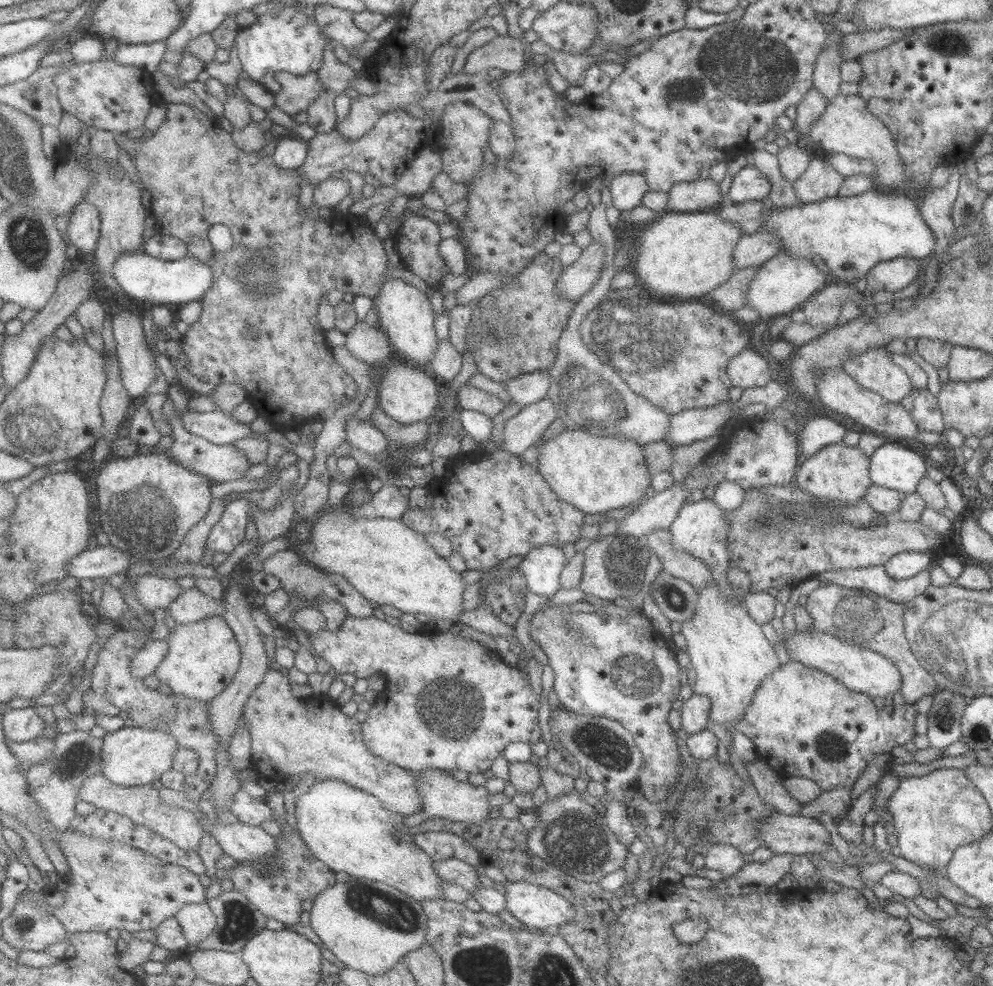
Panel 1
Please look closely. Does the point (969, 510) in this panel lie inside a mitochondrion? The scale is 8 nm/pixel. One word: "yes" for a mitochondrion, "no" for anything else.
no

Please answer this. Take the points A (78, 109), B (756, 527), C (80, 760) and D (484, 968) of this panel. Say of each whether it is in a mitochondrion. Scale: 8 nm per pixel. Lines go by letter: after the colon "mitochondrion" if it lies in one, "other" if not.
A: other
B: mitochondrion
C: mitochondrion
D: mitochondrion

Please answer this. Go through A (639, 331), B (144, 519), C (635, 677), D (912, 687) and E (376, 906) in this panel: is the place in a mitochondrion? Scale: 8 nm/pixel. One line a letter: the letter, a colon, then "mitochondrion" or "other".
A: mitochondrion
B: mitochondrion
C: mitochondrion
D: other
E: mitochondrion

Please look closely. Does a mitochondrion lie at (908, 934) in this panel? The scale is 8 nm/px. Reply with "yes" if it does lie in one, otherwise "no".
no

